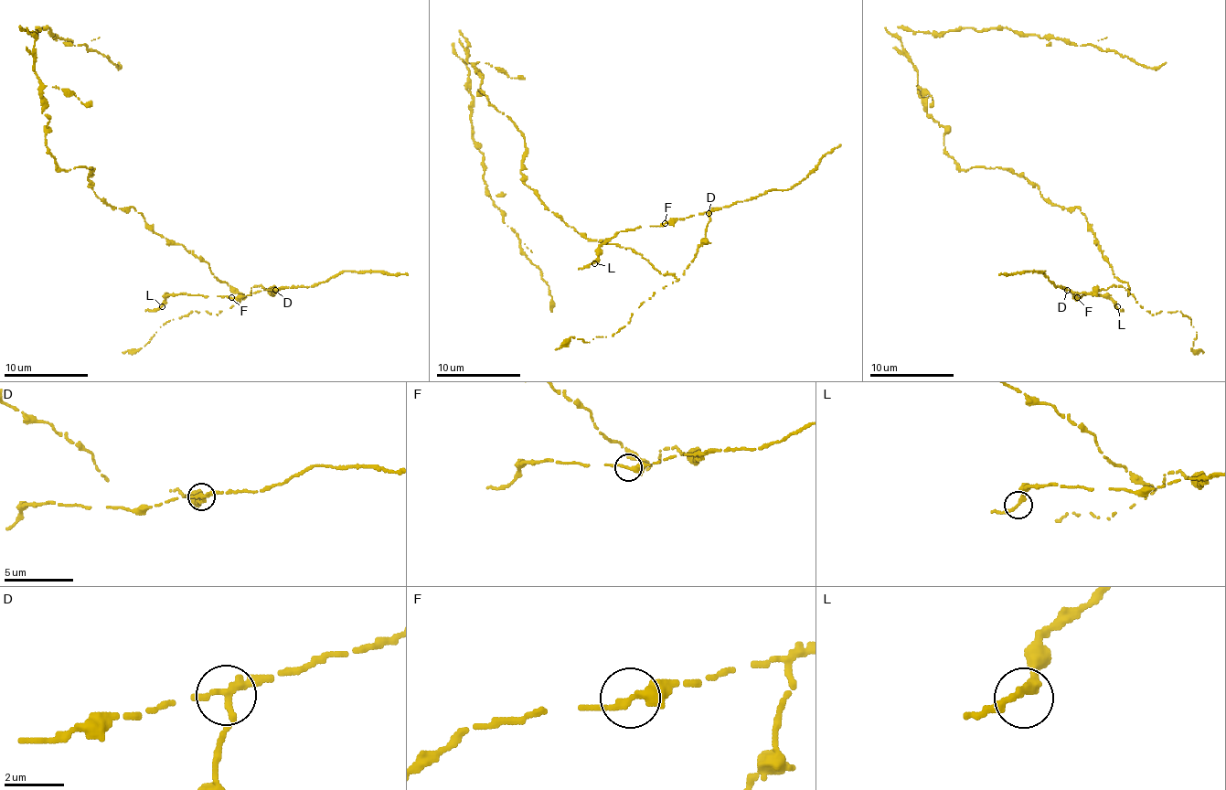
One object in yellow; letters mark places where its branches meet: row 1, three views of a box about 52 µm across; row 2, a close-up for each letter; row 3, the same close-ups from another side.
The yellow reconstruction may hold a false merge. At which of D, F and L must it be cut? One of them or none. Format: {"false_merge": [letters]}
{"false_merge": ["D"]}

